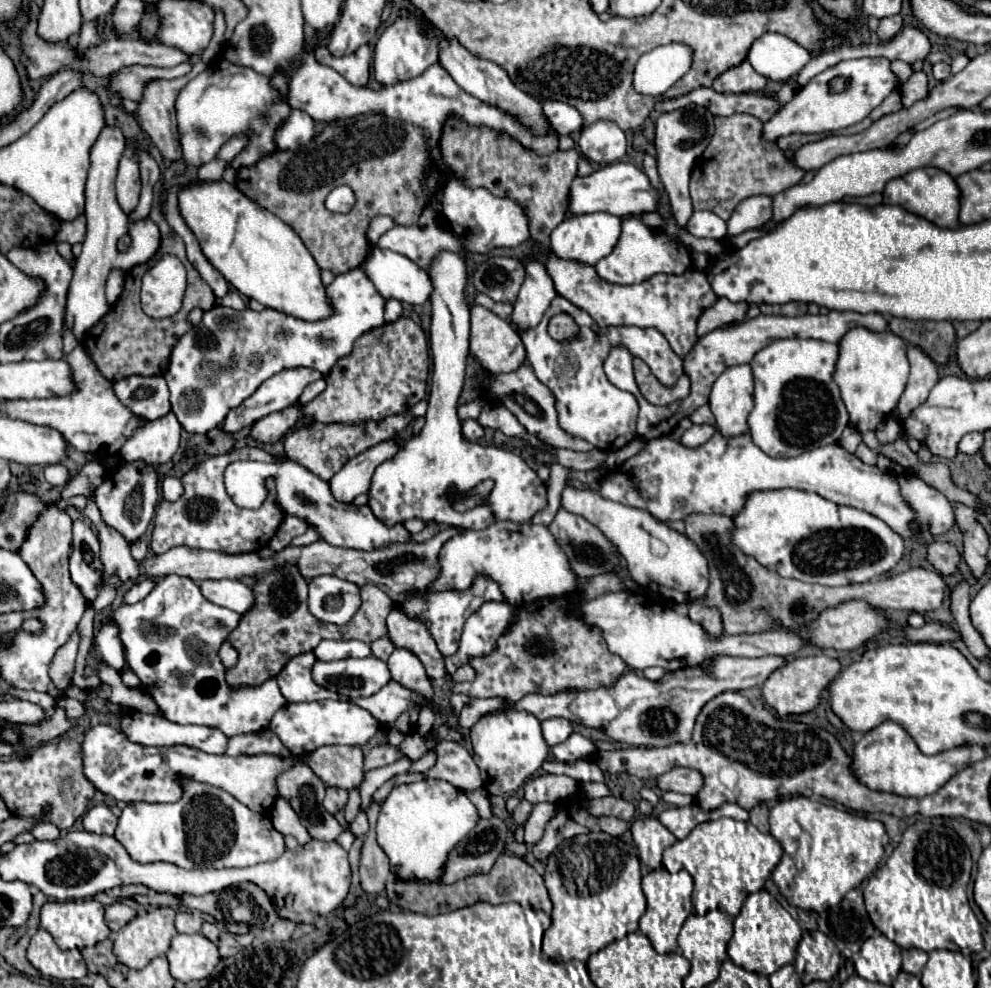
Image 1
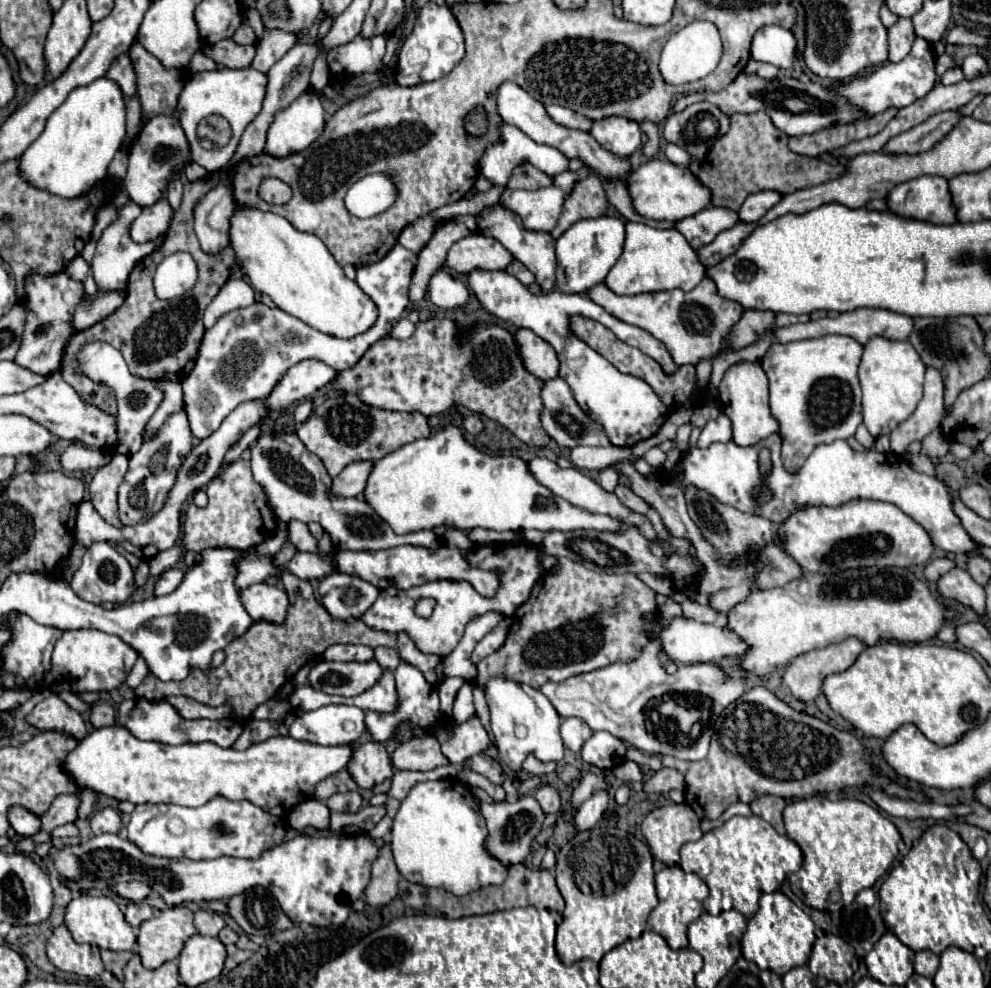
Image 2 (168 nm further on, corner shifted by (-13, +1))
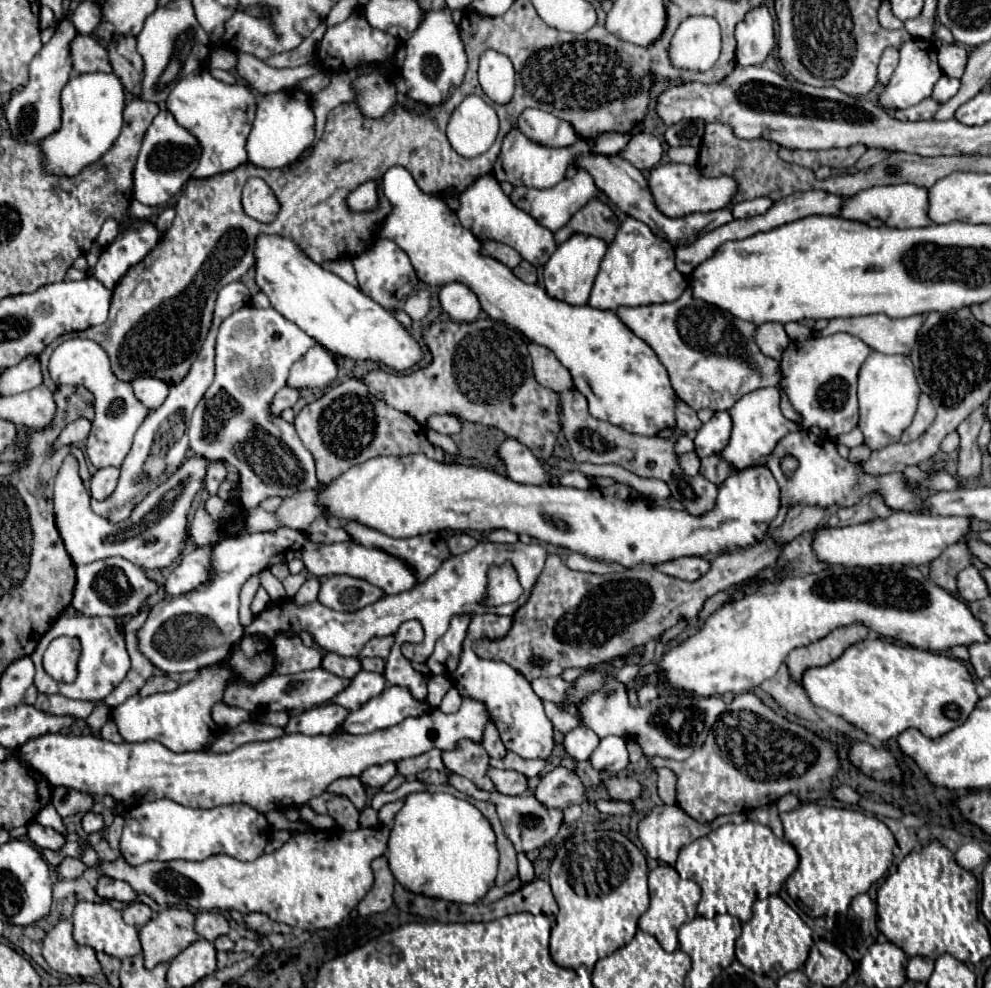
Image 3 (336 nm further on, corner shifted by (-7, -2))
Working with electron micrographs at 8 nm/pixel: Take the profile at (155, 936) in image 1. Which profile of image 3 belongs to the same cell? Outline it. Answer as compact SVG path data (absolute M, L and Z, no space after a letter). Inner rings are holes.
M165 909L139 929L145 967L167 963L199 939L193 929L195 915L187 909Z

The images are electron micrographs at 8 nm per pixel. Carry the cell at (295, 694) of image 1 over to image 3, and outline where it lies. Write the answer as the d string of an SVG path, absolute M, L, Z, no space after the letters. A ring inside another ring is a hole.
M361 671L357 673L357 677L353 677L349 681L349 685L333 699L333 703L349 709L349 711L355 711L359 709L363 703L367 703L369 699L377 697L383 689L385 689L387 681L383 675L379 673L367 673L367 671Z

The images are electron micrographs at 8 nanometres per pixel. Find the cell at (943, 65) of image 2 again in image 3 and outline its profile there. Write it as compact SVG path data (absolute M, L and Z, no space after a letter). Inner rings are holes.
M943 43L939 47L939 65L949 77L961 77L963 75L965 65L967 65L967 57L969 57L967 49L961 45Z

